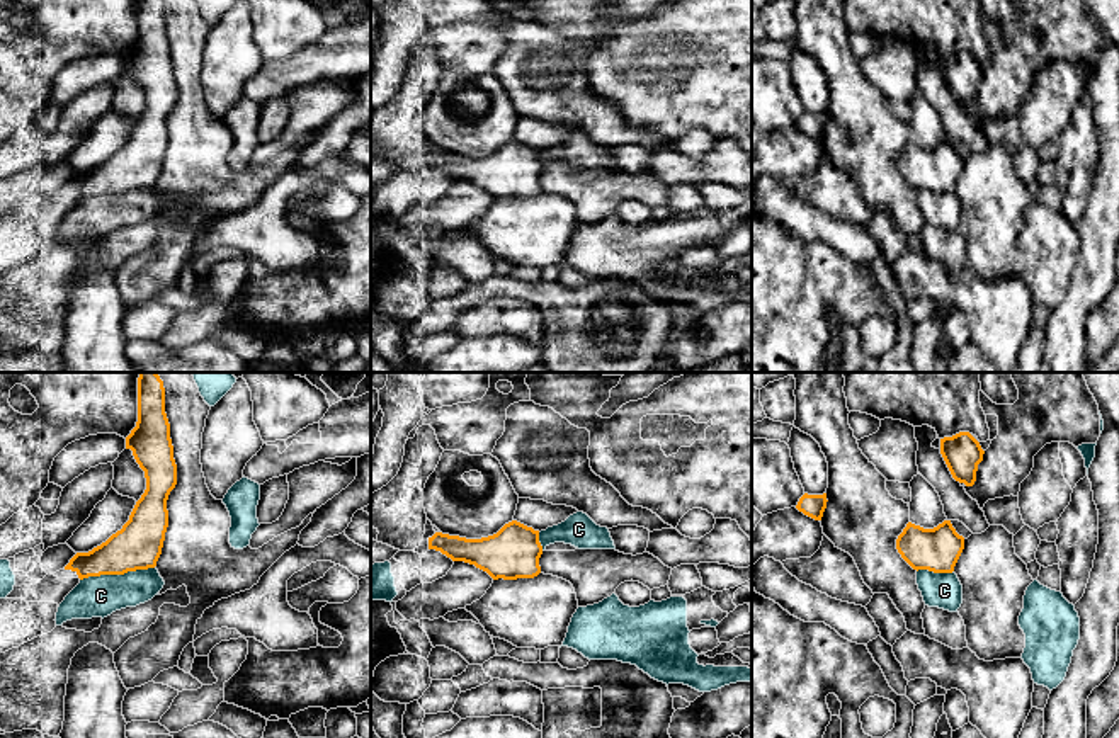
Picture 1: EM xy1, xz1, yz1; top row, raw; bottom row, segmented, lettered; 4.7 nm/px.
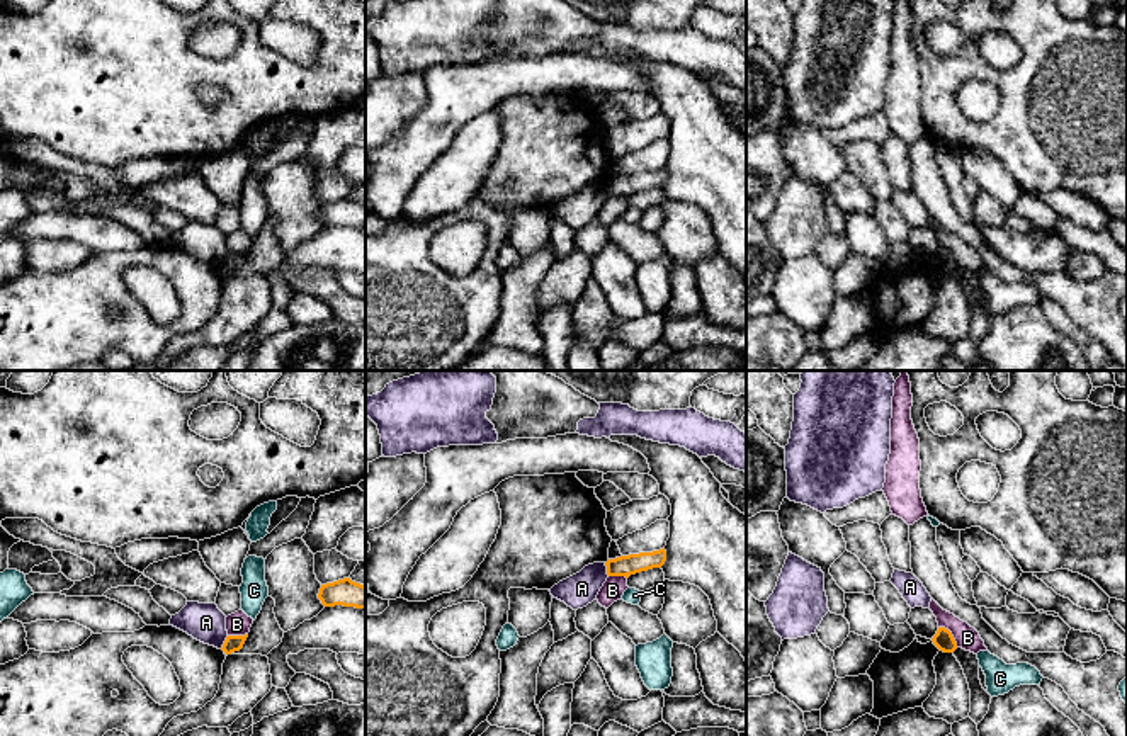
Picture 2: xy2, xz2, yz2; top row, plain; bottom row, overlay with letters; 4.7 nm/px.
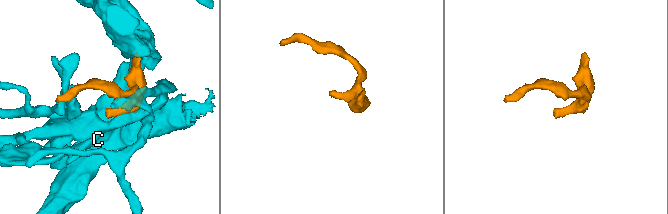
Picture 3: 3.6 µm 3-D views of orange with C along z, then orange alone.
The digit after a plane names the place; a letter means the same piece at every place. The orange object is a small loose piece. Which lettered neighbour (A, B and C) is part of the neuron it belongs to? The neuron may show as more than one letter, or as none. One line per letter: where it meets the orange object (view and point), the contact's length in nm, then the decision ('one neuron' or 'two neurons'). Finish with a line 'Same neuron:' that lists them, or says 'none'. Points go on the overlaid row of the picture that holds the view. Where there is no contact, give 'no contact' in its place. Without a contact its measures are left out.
A: contact xy2 (225, 643); length 80 nm; two neurons
B: contact yz2 (951, 634); length 140 nm; two neurons
C: contact xy1 (116, 573); length 360 nm; one neuron
Same neuron: C

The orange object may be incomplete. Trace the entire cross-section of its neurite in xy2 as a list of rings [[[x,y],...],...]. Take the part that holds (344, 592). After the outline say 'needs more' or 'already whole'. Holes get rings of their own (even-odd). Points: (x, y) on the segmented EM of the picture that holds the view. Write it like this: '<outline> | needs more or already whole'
[[[343,578],[333,583],[321,585],[318,598],[325,607],[355,607],[365,609],[365,586]]] | already whole

